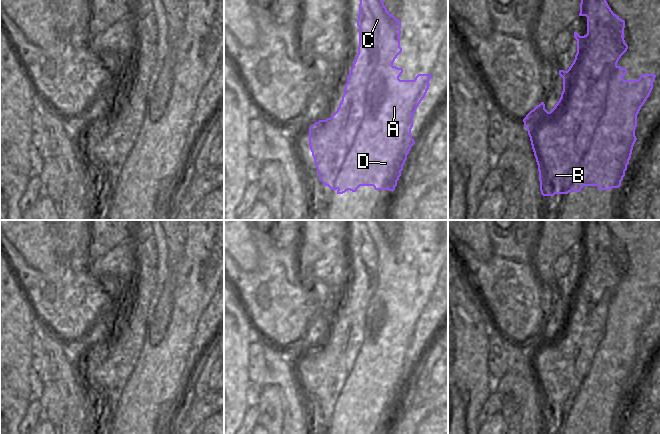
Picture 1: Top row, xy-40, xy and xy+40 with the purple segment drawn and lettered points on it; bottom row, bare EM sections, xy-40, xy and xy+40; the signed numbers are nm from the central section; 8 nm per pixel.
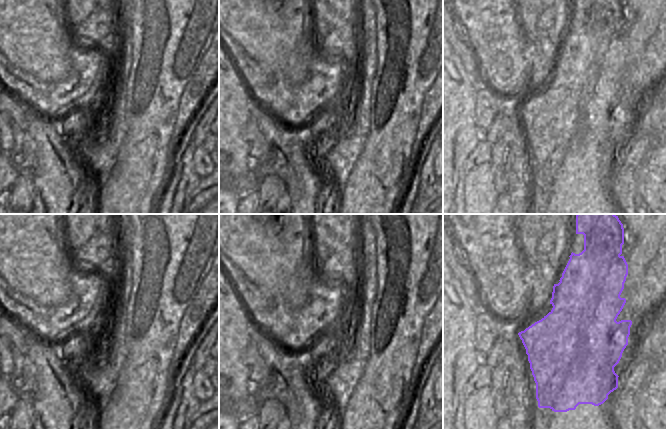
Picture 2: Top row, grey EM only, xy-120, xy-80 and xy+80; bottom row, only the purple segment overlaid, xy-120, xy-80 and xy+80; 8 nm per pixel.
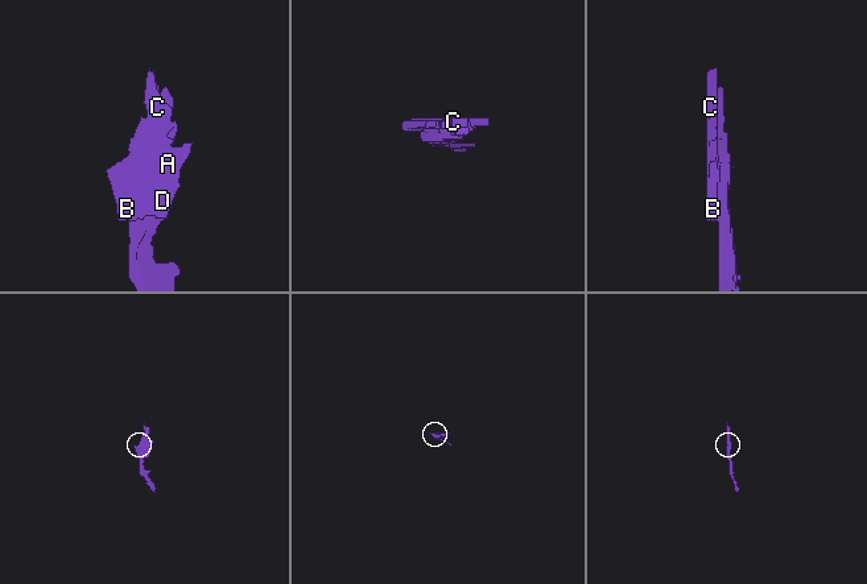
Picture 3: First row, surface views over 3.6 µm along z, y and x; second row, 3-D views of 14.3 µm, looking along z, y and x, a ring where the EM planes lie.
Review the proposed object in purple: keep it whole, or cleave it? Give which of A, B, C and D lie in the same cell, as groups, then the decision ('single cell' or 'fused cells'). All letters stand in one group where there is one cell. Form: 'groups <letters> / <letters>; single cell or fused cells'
groups A D / B C; fused cells

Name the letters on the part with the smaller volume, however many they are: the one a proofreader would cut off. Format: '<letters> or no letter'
A, D

